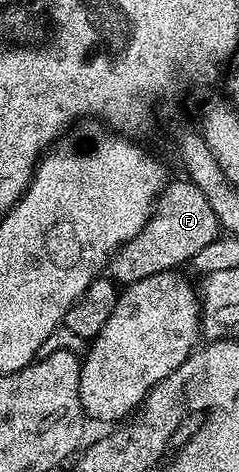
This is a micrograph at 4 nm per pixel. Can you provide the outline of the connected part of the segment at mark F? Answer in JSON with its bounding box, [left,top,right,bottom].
[107,179,219,287]

